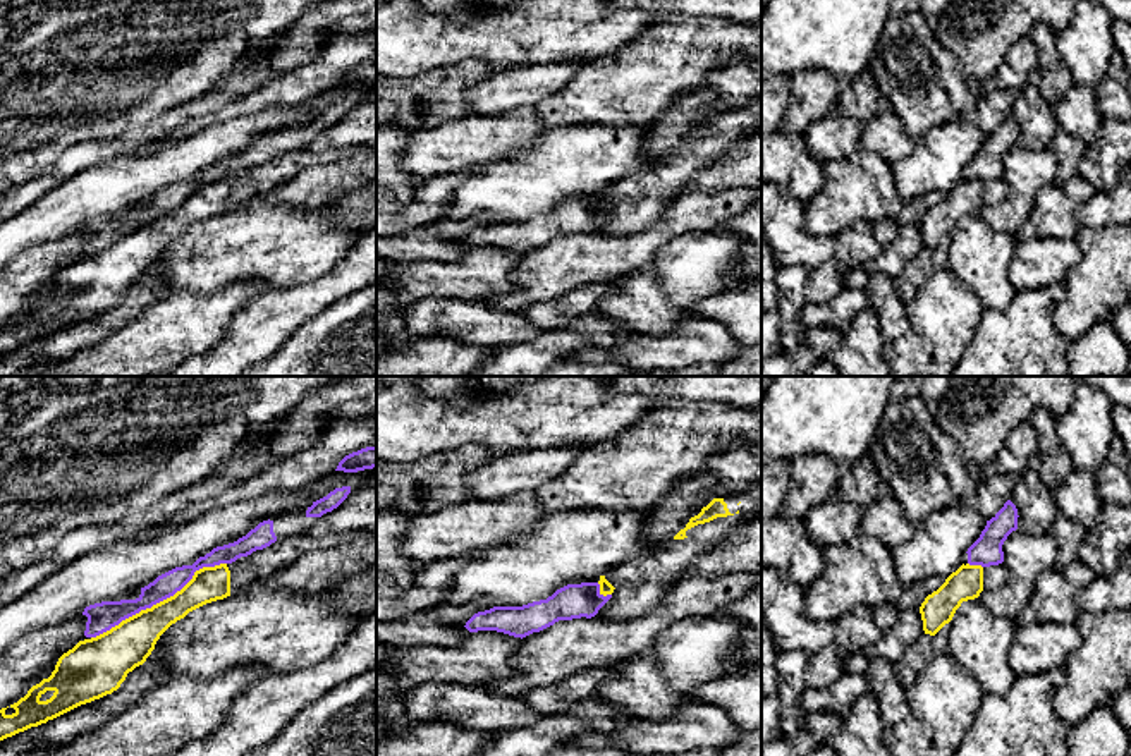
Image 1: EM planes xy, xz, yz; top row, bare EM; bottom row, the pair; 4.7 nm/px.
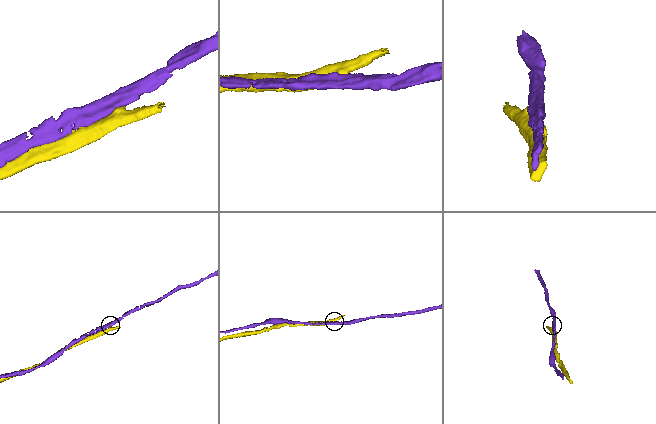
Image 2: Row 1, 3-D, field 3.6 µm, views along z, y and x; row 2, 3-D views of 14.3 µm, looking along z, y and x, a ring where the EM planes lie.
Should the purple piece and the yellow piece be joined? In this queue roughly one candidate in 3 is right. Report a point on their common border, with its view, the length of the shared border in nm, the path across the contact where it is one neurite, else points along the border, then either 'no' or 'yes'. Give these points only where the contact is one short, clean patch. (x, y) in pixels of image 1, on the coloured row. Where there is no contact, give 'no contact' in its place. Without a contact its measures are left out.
meets purple in xy at (158, 602); contact 700 nm long; no

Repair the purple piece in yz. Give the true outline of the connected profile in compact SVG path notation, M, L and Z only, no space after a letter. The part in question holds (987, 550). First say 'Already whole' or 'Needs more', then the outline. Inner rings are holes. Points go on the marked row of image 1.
Already whole. M1007 500L1004 507L987 521L980 538L968 548L969 565L999 565L1004 562L1002 545L1018 529L1018 509Z

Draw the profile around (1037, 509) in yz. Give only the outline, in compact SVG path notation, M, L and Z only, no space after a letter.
M1033 455L1026 471L1012 490L1011 502L1018 509L1018 529L1030 536L1047 534L1059 517L1052 490L1038 478L1038 455Z

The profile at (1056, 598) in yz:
M1081 560L1067 569L1050 569L1036 581L1030 605L1016 619L1016 624L1076 624L1078 593L1093 581L1093 572Z

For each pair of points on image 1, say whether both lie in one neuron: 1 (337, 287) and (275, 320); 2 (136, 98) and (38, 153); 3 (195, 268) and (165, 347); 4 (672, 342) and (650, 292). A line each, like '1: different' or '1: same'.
1: same
2: same
3: different
4: different

